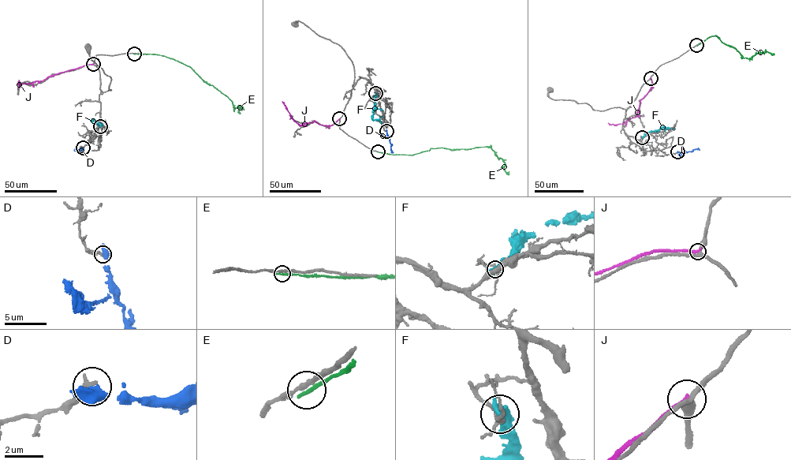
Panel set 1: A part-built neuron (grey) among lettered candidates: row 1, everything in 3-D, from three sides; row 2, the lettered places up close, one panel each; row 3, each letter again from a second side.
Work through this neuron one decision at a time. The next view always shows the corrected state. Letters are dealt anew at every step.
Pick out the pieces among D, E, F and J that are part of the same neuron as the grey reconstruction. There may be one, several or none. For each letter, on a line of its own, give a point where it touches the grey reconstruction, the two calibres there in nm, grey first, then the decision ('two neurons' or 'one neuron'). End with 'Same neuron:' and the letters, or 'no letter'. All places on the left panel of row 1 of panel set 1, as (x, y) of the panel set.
D: meets grey at (83, 147); 240 nm thick on the grey side, 650 nm on the other; two neurons
E: meets grey at (134, 54); 220 nm thick on the grey side, 240 nm on the other; two neurons
F: meets grey at (100, 126); 160 nm thick on the grey side, 650 nm on the other; two neurons
J: meets grey at (93, 64); 240 nm thick on the grey side, 260 nm on the other; two neurons
Same neuron: no letter

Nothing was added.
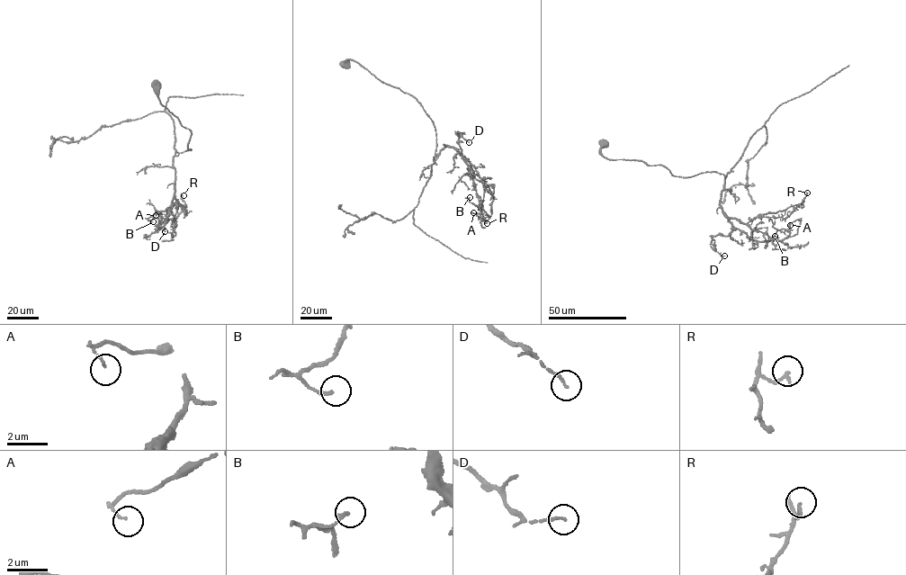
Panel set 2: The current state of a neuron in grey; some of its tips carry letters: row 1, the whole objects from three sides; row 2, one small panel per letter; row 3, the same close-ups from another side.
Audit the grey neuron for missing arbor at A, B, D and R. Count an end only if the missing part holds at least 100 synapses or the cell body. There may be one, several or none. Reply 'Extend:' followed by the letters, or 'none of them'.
Extend: none of them

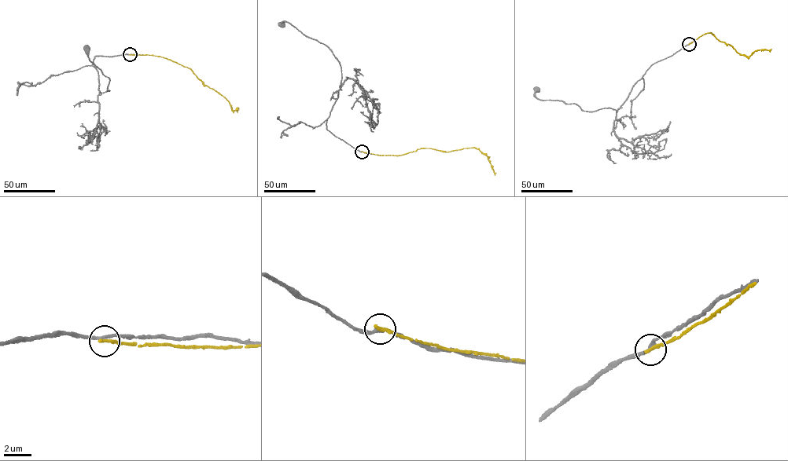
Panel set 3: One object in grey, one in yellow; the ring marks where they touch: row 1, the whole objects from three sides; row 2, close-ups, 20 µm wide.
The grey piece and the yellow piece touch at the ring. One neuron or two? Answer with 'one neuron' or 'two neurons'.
two neurons

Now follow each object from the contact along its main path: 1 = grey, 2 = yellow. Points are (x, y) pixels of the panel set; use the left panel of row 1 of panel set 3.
1: (130, 54), (95, 56), (92, 65), (98, 72), (99, 95), (110, 90), (108, 78), (90, 60), (86, 47)
2: (130, 54), (164, 57), (191, 69), (204, 85), (225, 97), (232, 110), (237, 107), (237, 110)

